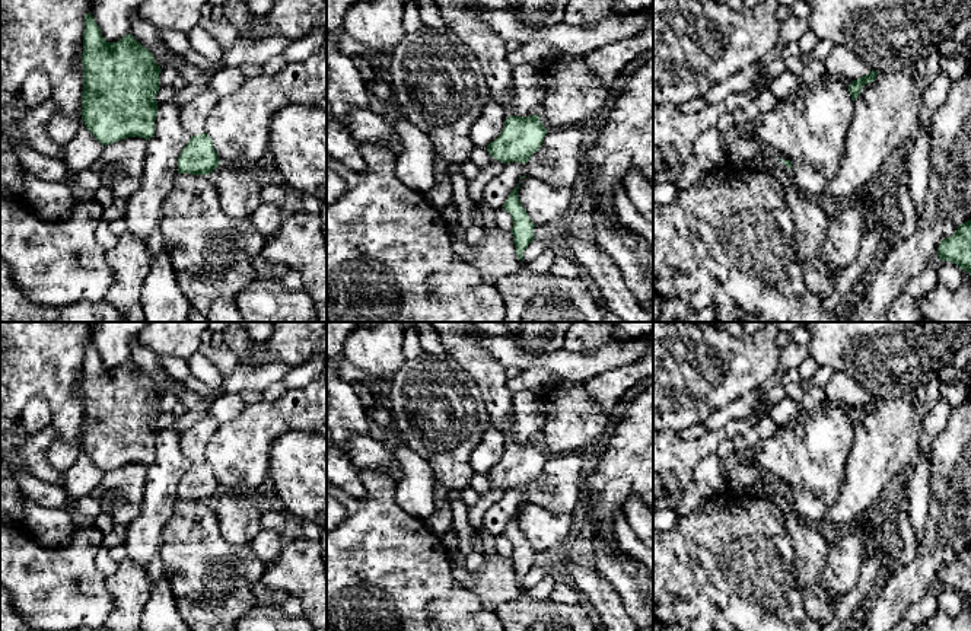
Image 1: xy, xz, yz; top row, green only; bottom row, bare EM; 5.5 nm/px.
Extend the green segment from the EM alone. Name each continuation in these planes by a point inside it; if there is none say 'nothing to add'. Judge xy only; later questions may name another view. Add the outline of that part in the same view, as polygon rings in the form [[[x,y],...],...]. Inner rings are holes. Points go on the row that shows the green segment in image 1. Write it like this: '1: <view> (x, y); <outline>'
1: xy (193, 115); [[[206,90],[201,96],[191,99],[181,108],[179,121],[190,138],[206,133],[206,119],[217,103],[219,96],[210,90]]]

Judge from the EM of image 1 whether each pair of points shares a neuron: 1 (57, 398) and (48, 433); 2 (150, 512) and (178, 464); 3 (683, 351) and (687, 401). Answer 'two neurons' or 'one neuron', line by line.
1: two neurons
2: one neuron
3: one neuron

